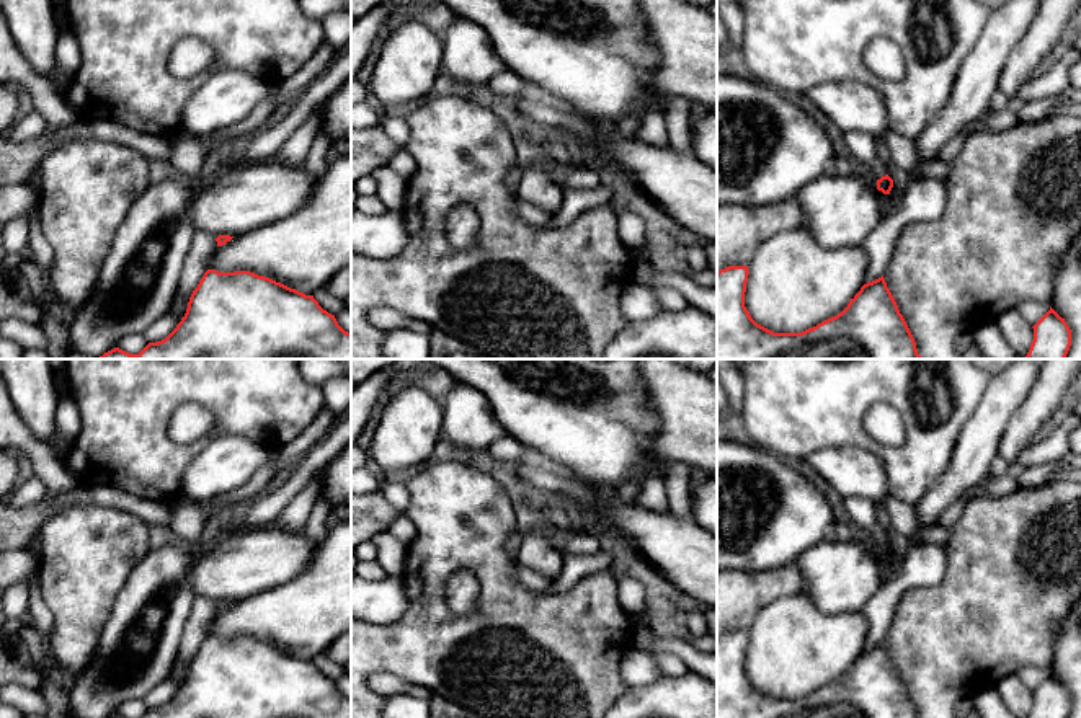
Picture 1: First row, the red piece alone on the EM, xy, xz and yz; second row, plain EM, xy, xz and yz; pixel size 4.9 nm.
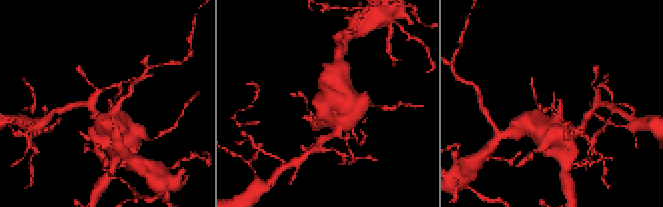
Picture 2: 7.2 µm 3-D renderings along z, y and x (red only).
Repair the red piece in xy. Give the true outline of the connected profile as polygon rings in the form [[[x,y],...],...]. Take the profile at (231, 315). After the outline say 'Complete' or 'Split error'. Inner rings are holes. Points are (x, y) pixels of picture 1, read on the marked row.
[[[207,269],[189,297],[185,317],[165,339],[149,343],[139,354],[114,348],[98,359],[351,359],[351,333],[314,295],[250,271]]]. Complete

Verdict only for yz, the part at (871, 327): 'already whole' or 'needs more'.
already whole

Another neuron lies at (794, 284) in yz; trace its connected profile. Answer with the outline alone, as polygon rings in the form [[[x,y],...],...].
[[[803,227],[766,240],[748,264],[745,307],[774,333],[802,333],[841,313],[865,282],[869,259],[862,246],[828,250]]]

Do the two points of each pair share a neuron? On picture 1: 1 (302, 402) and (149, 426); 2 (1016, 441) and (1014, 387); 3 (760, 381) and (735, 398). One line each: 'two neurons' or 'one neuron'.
1: one neuron
2: two neurons
3: two neurons

